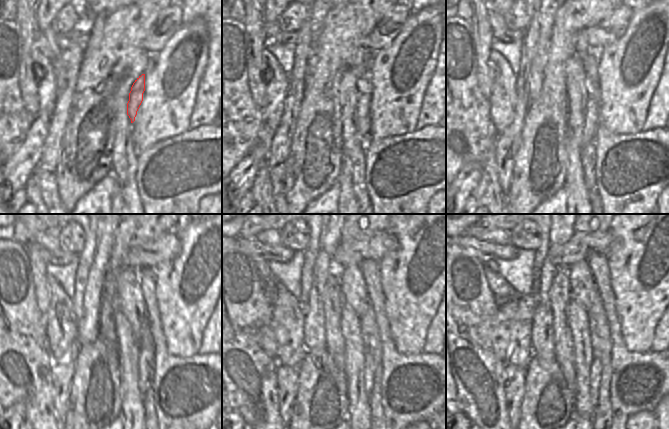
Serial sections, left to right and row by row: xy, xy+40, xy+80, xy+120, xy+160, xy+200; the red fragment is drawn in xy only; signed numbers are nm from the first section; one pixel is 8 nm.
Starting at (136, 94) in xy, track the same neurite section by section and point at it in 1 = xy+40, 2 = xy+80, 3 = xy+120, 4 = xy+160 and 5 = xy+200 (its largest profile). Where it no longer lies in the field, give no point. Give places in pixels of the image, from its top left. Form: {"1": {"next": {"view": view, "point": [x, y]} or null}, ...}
{"1": {"next": {"view": "xy+40", "point": [362, 118]}}, "2": {"next": {"view": "xy+80", "point": [591, 124]}}, "3": {"next": {"view": "xy+120", "point": [146, 353]}}, "4": {"next": {"view": "xy+160", "point": [370, 364]}}, "5": {"next": {"view": "xy+200", "point": [595, 374]}}}

